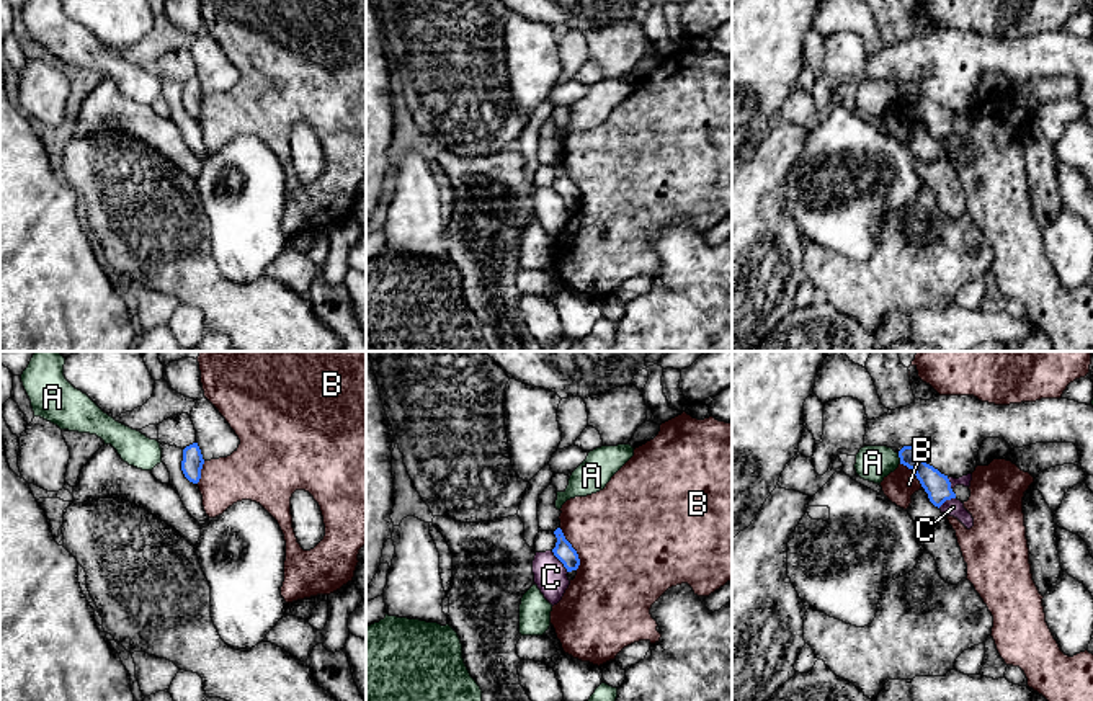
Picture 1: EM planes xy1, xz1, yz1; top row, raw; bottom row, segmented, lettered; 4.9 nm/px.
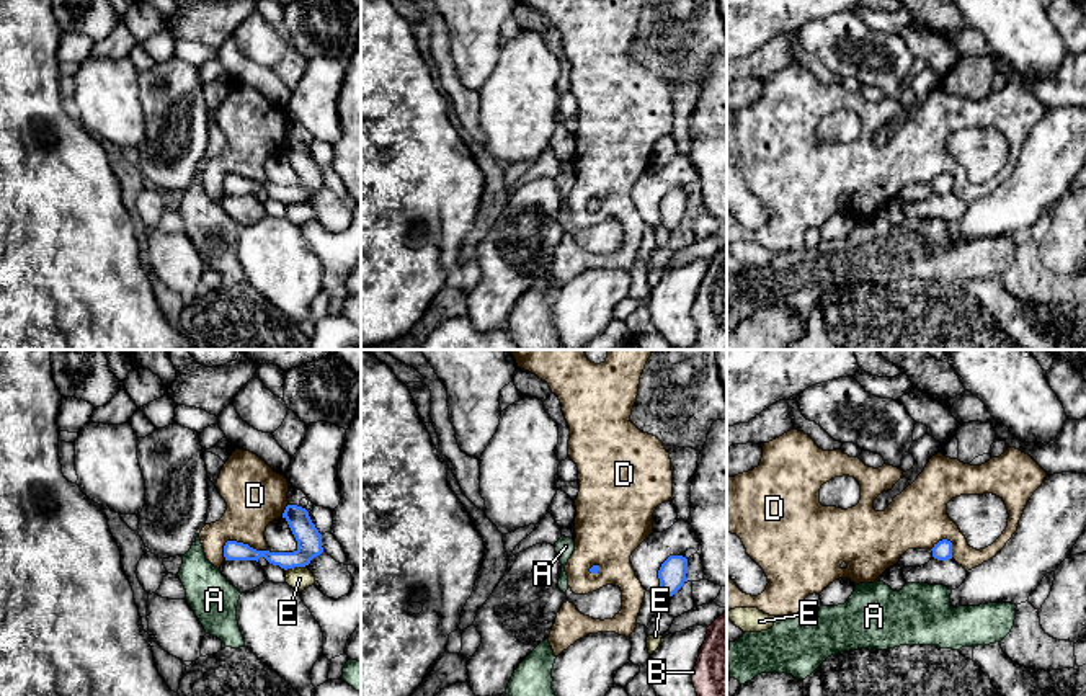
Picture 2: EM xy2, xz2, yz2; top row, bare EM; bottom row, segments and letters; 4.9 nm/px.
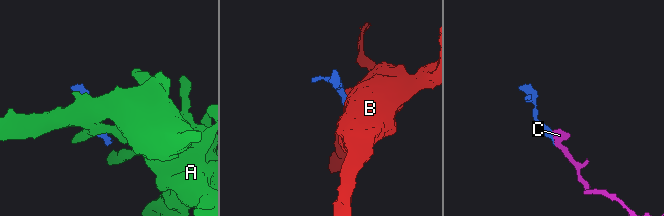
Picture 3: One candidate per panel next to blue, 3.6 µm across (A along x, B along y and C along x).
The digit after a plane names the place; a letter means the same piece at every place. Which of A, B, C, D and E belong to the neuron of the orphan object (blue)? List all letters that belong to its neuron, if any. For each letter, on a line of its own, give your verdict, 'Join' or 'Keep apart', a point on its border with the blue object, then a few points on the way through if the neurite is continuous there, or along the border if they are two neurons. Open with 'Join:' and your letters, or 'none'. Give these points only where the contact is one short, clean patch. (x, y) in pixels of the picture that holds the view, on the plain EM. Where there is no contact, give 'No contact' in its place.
Join: none
A: Keep apart. Touches blue at yz1 (899, 90). Boundary: yz1 (897, 87), (901, 97)
B: Keep apart. Touches blue at xz1 (574, 183). Boundary: xz1 (559, 162), (577, 188), (577, 203)
C: Keep apart. Touches blue at xz1 (561, 195). Boundary: xz1 (551, 185), (567, 206)
D: Keep apart. Touches blue at xy2 (245, 178)
E: Keep apart. Touches blue at xy2 (294, 200). Boundary: xy2 (304, 200), (294, 200), (286, 205)

